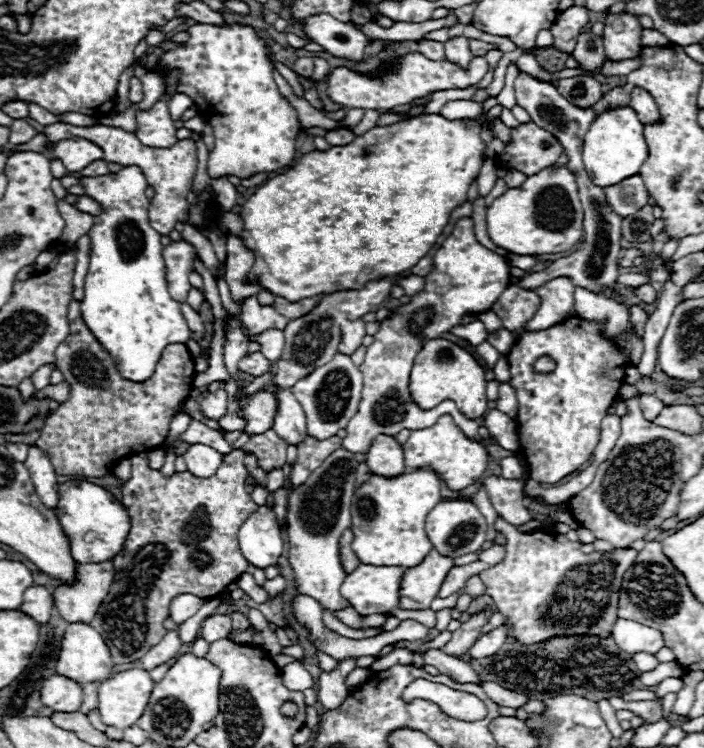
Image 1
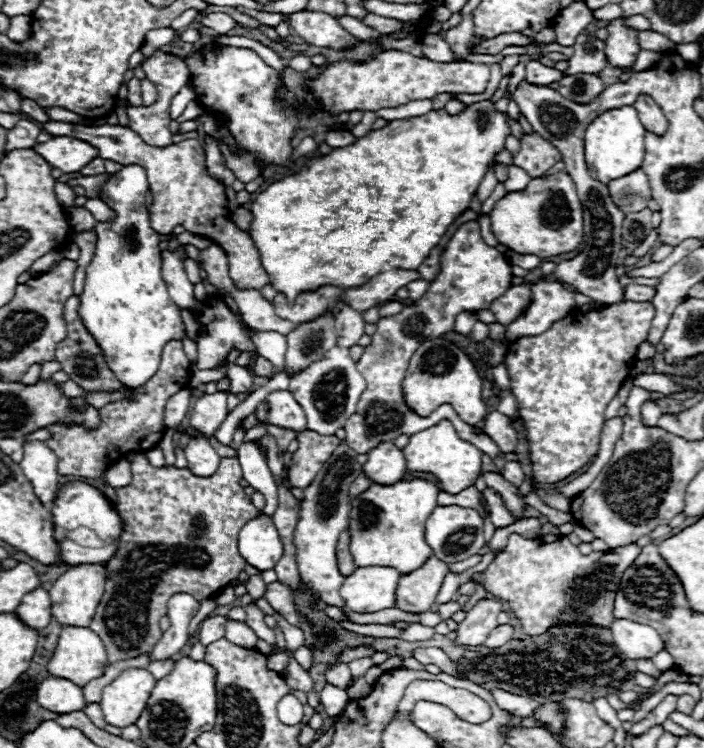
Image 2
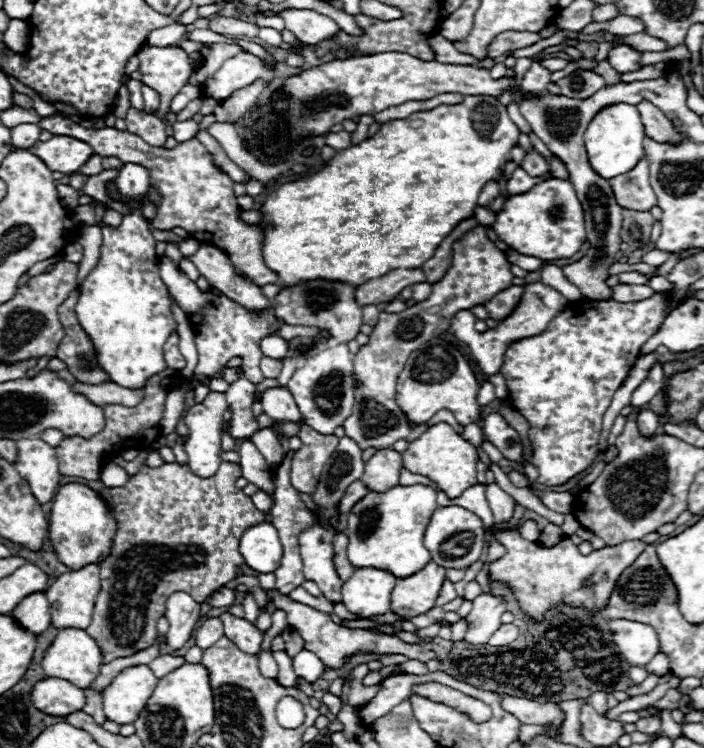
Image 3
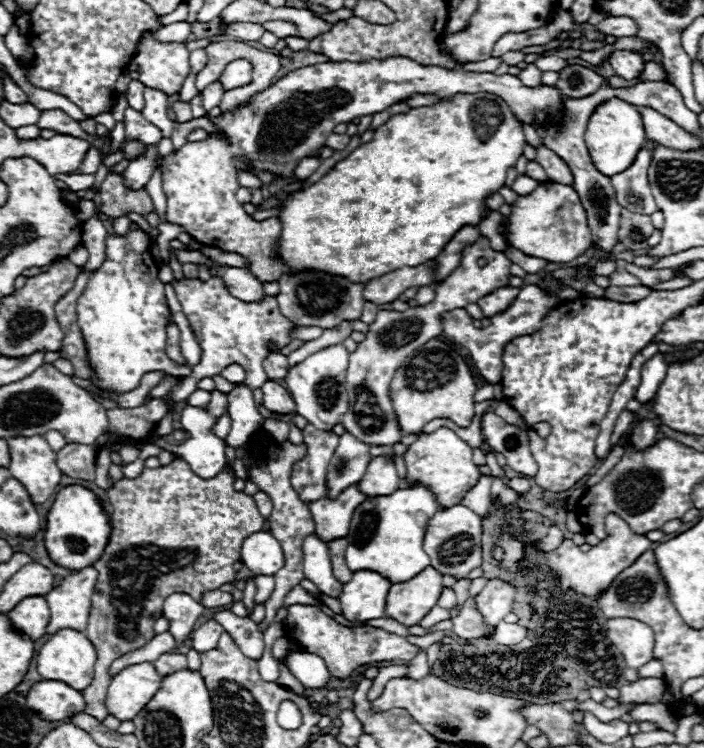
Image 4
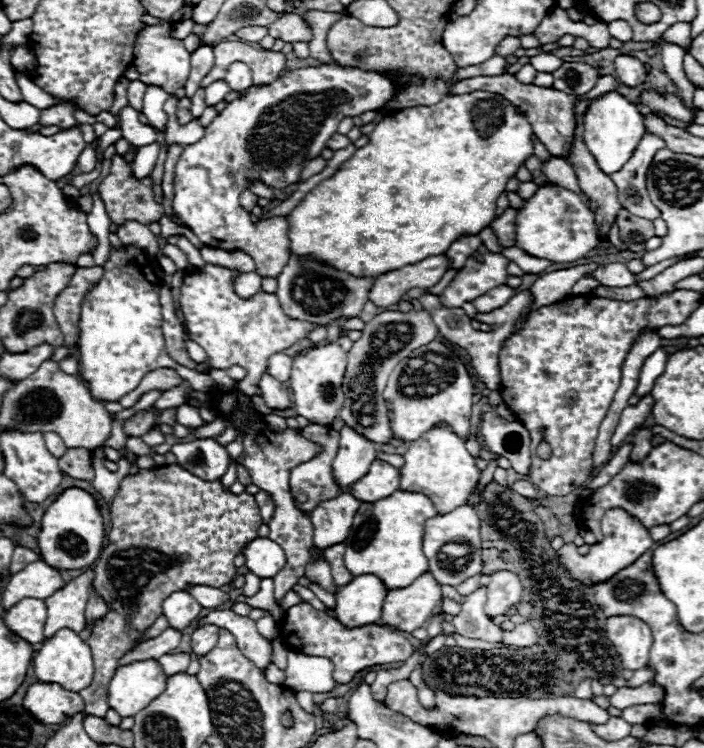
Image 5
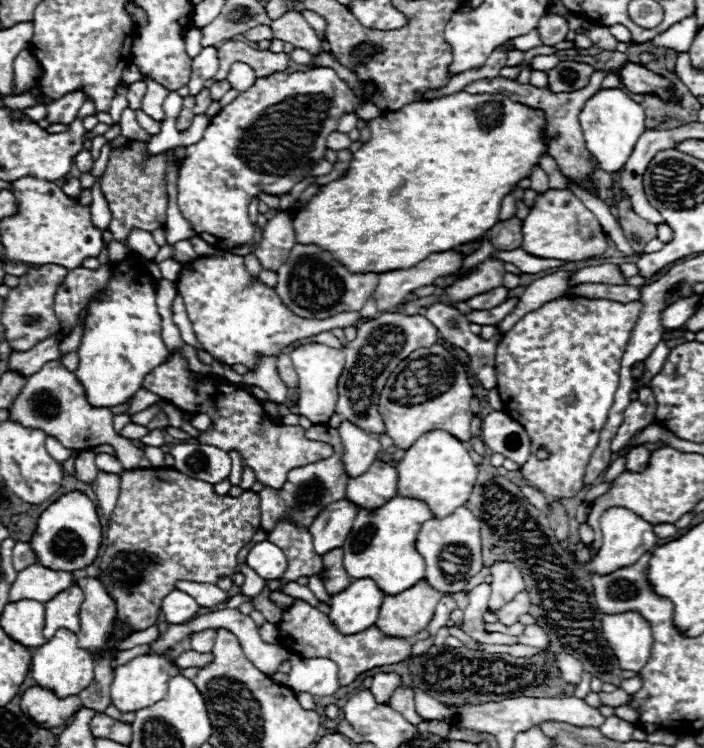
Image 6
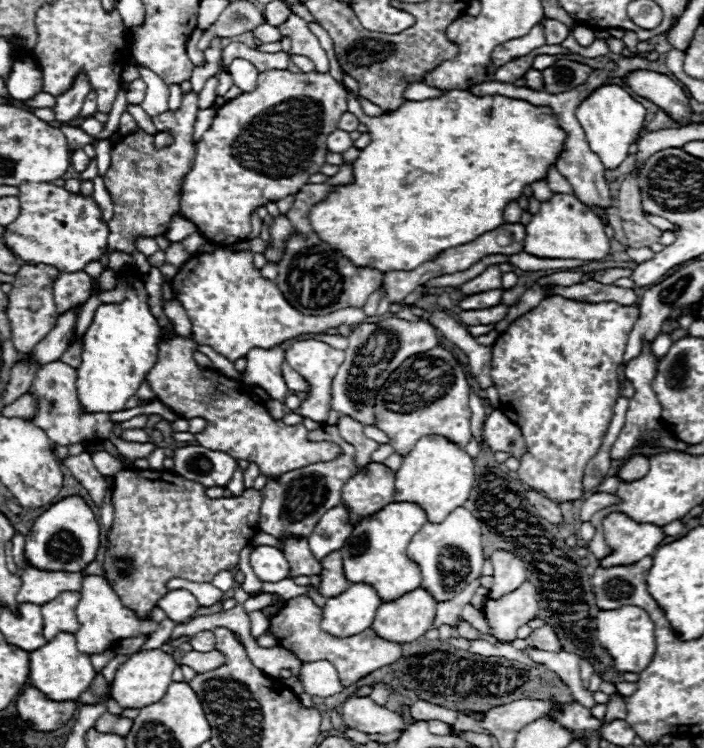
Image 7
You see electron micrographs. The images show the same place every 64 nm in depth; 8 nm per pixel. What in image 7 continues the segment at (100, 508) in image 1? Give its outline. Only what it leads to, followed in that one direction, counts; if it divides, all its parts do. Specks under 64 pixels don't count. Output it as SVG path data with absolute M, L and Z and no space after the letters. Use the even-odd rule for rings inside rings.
M68 496L52 504L38 520L34 522L30 534L26 536L26 558L30 566L40 570L62 570L62 572L80 572L84 570L98 552L100 546L100 526L92 512L80 496Z

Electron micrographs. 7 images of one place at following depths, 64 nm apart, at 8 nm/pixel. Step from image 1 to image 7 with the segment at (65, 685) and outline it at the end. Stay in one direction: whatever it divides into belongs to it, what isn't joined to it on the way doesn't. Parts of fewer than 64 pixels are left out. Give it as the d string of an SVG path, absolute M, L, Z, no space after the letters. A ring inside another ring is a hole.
M26 688L18 702L16 702L18 714L22 720L26 720L34 730L40 732L52 732L64 726L76 712L76 702L54 702L48 700L40 690Z

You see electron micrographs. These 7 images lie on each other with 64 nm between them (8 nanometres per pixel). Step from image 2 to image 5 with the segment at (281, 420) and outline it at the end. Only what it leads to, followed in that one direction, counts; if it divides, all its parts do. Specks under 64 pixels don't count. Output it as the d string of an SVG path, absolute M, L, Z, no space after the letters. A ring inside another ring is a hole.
M268 372L260 380L260 392L262 392L266 406L272 410L286 410L292 406L288 388L282 382L278 382L276 378L272 378Z

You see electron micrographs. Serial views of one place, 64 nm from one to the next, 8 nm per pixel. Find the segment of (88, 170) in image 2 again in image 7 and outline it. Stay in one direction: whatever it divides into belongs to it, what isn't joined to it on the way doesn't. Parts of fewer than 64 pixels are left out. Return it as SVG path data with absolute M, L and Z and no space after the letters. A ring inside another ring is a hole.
M74 150L72 152L72 166L74 166L76 172L84 172L88 168L88 164L90 164L90 158L86 156L84 150Z

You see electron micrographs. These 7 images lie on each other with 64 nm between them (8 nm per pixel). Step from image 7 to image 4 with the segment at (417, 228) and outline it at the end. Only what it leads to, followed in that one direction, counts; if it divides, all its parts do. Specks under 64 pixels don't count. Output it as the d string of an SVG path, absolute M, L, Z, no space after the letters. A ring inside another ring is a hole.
M478 92L476 94L458 94L454 98L446 98L440 104L434 106L422 106L422 108L412 108L408 114L398 114L390 118L386 124L382 124L376 132L372 142L358 146L354 152L350 152L344 160L340 160L328 174L324 174L318 182L310 184L304 190L294 190L288 192L286 198L282 200L282 208L278 214L278 220L282 222L282 234L280 234L280 244L278 244L278 256L282 258L284 270L290 274L302 272L302 270L324 270L326 274L338 274L344 278L350 278L352 282L368 282L372 278L384 276L392 270L398 270L402 266L418 266L426 260L432 260L440 254L444 244L458 232L458 228L466 224L478 224L482 218L484 208L484 196L490 192L498 190L504 186L506 180L506 170L516 164L518 156L522 154L524 148L524 132L520 122L512 116L508 104L494 94Z

